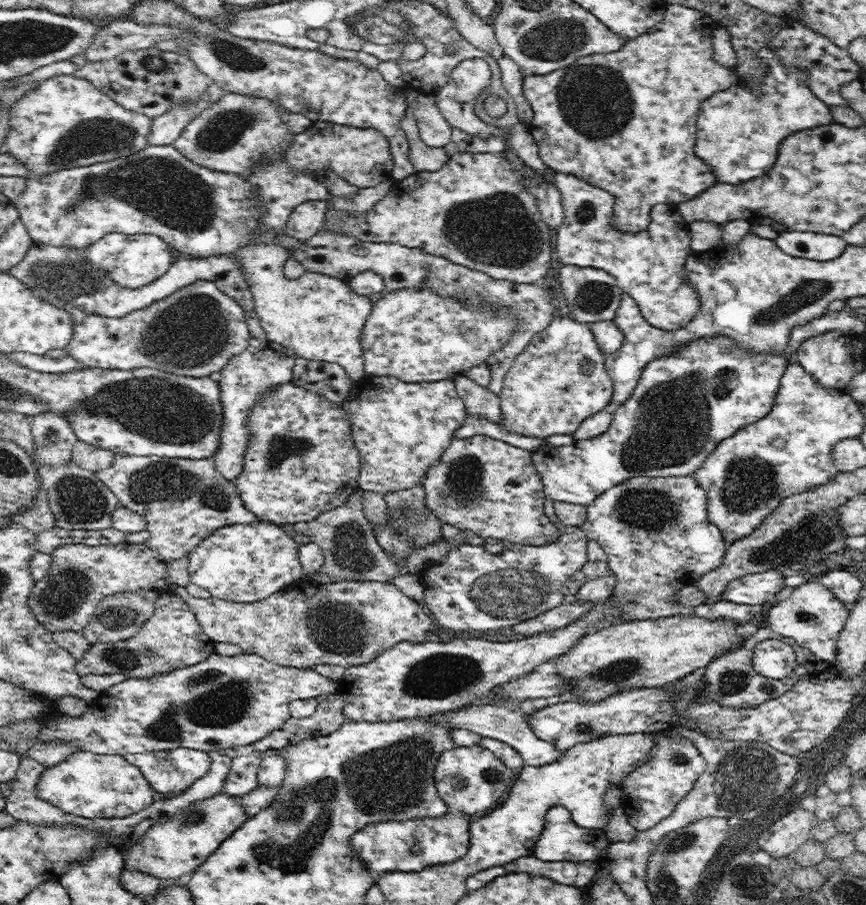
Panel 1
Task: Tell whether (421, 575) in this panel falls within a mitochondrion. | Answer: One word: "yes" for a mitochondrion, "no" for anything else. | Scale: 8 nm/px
no

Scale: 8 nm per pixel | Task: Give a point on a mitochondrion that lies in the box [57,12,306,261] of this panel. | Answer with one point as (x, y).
(222, 132)

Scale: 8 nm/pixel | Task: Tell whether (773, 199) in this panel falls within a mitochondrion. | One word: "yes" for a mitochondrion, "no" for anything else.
no

